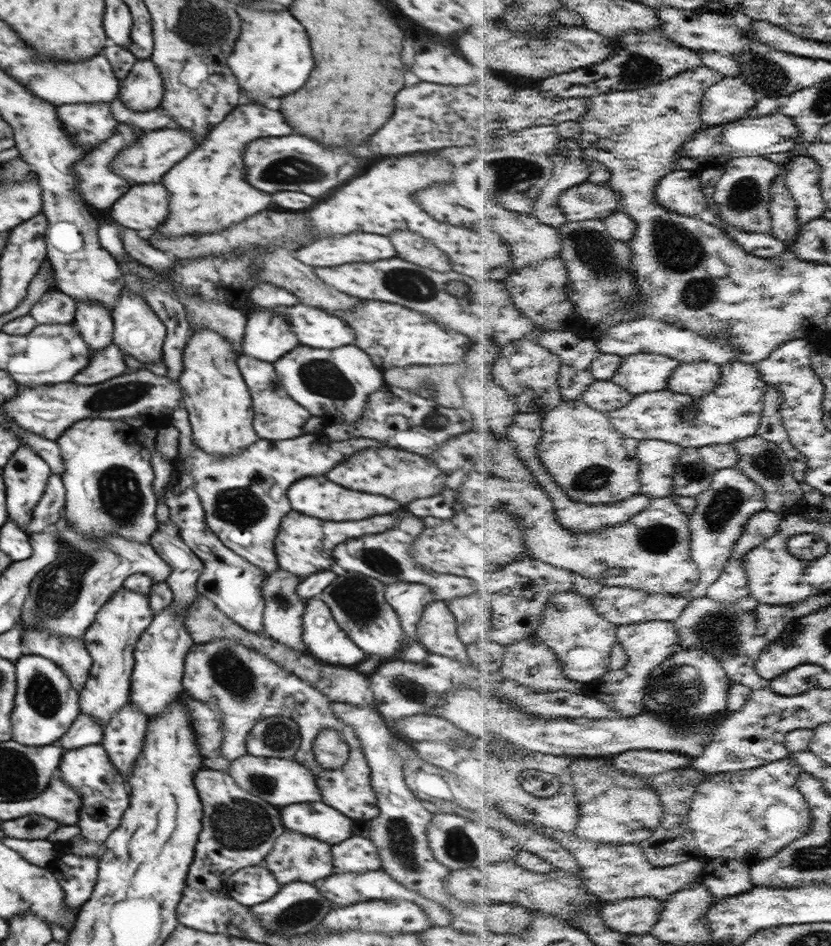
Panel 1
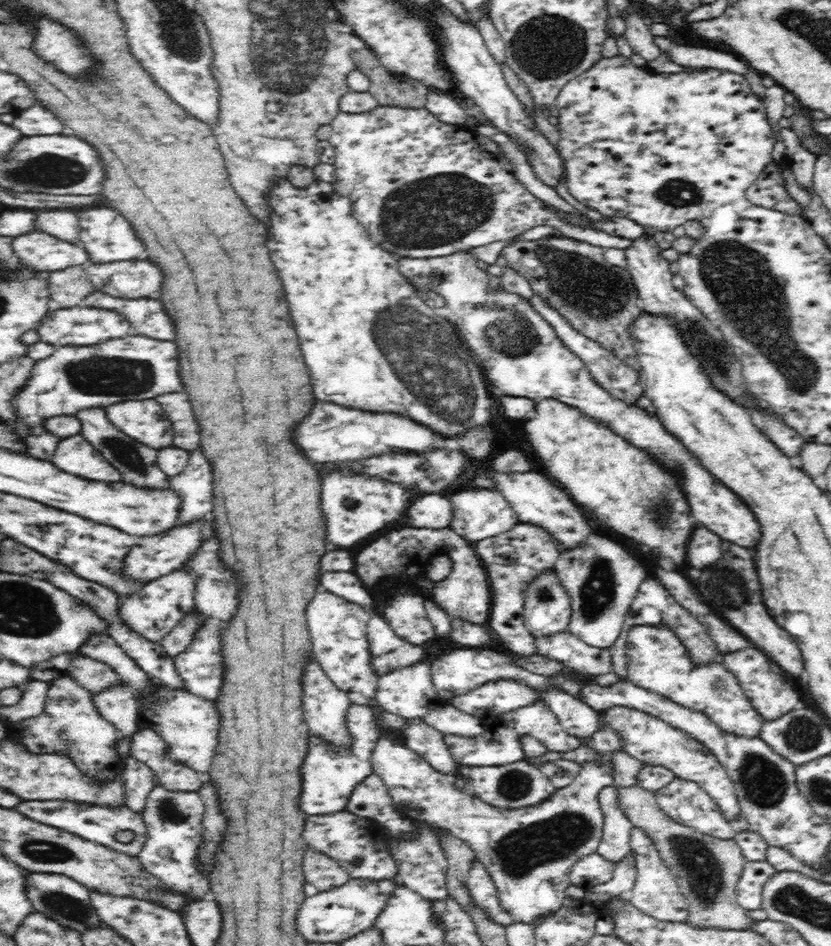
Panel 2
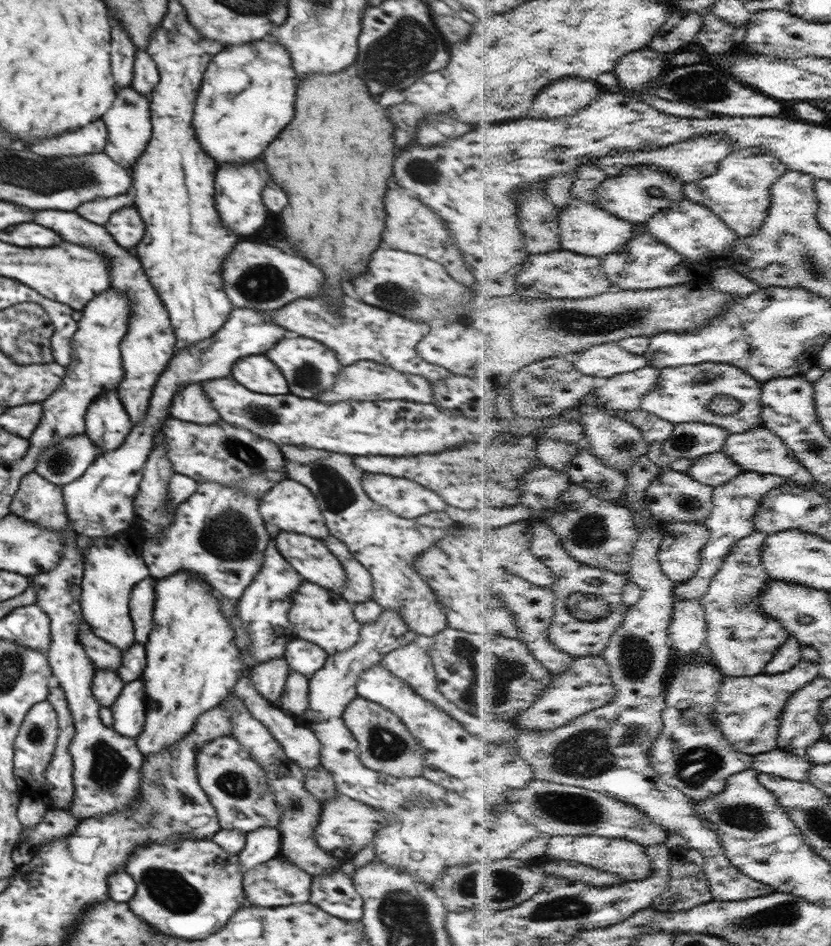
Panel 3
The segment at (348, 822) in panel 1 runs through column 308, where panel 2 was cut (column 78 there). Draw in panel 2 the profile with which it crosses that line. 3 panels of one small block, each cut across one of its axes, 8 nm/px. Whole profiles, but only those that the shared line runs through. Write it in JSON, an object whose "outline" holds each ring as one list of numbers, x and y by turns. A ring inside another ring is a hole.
{"outline":[[22,800,22,804,18,806,18,810,32,820,38,820,38,822,44,822,44,824,59,829,62,828,62,830,71,832,85,840,108,846,108,848,114,851,122,852,132,857,138,857,140,855,141,849,147,840,146,827,144,826,144,819,142,819,141,813,132,811,132,809,128,808,125,804,109,807,108,805,95,805,90,803,76,804,72,801,62,802,62,800,56,800,56,802,54,802,54,800,48,800,48,802,36,802,36,800,34,800,34,802,24,802,24,800],[120,830,132,830,135,834,134,840,129,844,118,842,114,836,116,836,116,832,120,832]]}

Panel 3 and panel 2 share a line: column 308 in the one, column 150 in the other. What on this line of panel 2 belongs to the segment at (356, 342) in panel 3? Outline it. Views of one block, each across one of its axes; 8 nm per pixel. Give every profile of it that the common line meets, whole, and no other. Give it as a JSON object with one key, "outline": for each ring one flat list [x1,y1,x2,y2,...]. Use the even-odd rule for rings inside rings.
{"outline":[[96,290,85,298,84,306,108,308,112,312,120,313,140,336,162,341,174,340,174,324,158,300,152,298,124,300,124,297,110,296]]}

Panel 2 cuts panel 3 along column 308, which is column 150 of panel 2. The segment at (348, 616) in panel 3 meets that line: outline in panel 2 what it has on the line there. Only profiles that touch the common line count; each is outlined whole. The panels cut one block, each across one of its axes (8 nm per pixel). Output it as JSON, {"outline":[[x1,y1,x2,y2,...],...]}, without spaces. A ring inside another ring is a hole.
{"outline":[[178,569,156,580,145,583,140,590,127,597,118,597,117,611,125,624,132,630,135,630,140,637,152,643,161,643,167,634,184,618,186,613,195,609,194,595,196,588,196,576,187,572,187,570]]}

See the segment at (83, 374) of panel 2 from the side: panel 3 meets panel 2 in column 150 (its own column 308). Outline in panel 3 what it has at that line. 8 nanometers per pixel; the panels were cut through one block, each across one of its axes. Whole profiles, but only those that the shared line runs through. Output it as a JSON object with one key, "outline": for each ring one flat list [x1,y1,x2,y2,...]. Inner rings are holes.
{"outline":[[285,336,264,354,268,360,278,366,280,373,288,383,289,394,301,398,316,399,322,393,330,391,338,374,342,372,343,365,338,363,333,350,305,336]]}

